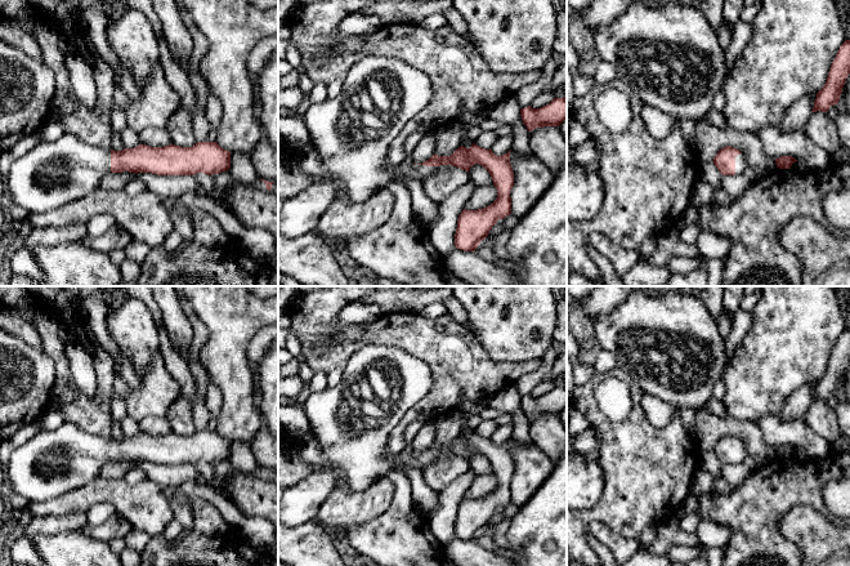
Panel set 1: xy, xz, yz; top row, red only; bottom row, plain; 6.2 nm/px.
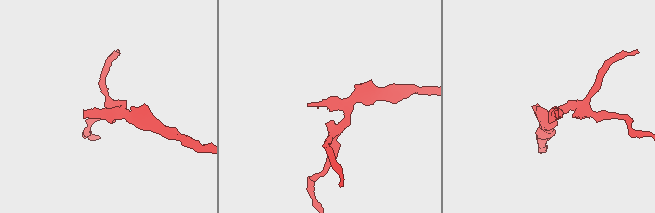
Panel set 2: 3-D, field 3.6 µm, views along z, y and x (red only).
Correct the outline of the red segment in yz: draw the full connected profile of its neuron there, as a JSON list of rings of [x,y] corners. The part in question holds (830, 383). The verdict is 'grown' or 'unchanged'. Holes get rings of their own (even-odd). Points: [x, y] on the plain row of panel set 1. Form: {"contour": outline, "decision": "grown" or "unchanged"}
{"contour": [[[845,329],[840,335],[836,347],[831,353],[824,375],[817,382],[811,401],[827,401],[831,395],[837,393],[845,370],[850,362],[850,329]]], "decision": "unchanged"}

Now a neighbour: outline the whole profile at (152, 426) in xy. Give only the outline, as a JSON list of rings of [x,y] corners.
[[[146,416],[139,420],[139,428],[142,433],[149,436],[165,436],[171,433],[171,427],[165,418]]]

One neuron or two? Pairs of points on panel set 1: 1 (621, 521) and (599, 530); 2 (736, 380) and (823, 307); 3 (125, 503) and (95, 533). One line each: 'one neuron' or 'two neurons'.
1: two neurons
2: one neuron
3: two neurons

